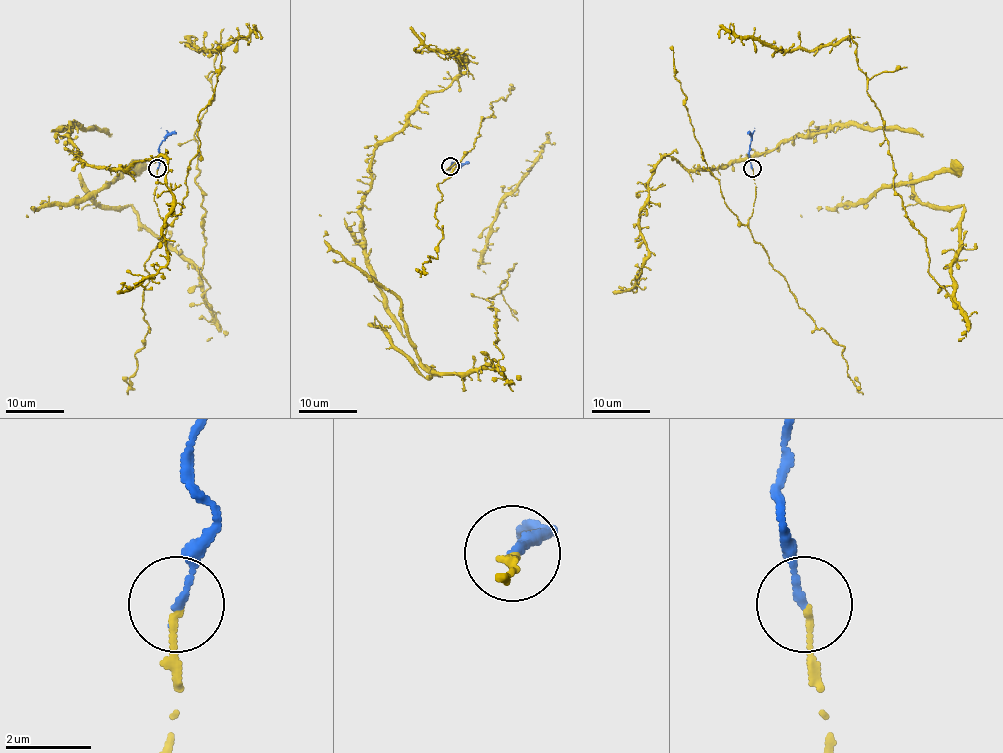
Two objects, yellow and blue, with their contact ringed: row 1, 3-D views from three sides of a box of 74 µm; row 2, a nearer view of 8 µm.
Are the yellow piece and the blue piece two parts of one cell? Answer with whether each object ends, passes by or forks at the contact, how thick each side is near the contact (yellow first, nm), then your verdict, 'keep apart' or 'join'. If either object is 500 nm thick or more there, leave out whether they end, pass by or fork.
yellow ends | blue ends | 150/170 nm | join

